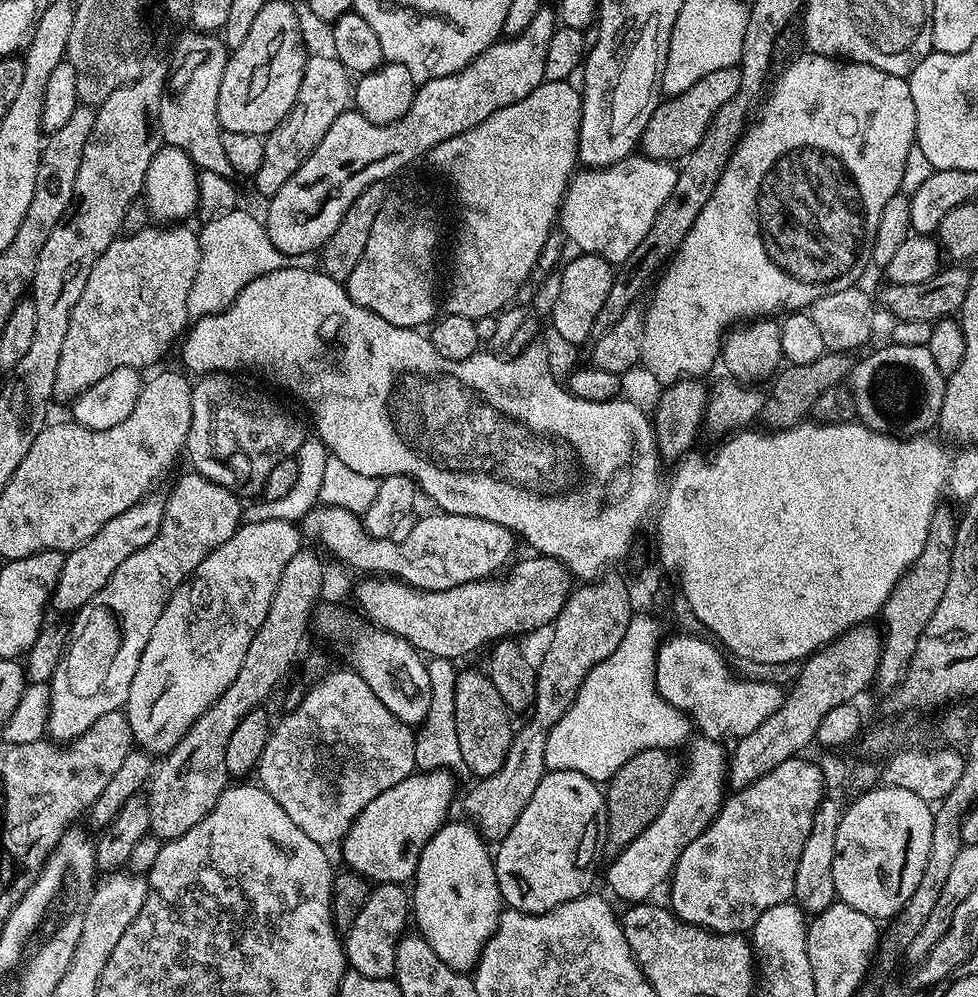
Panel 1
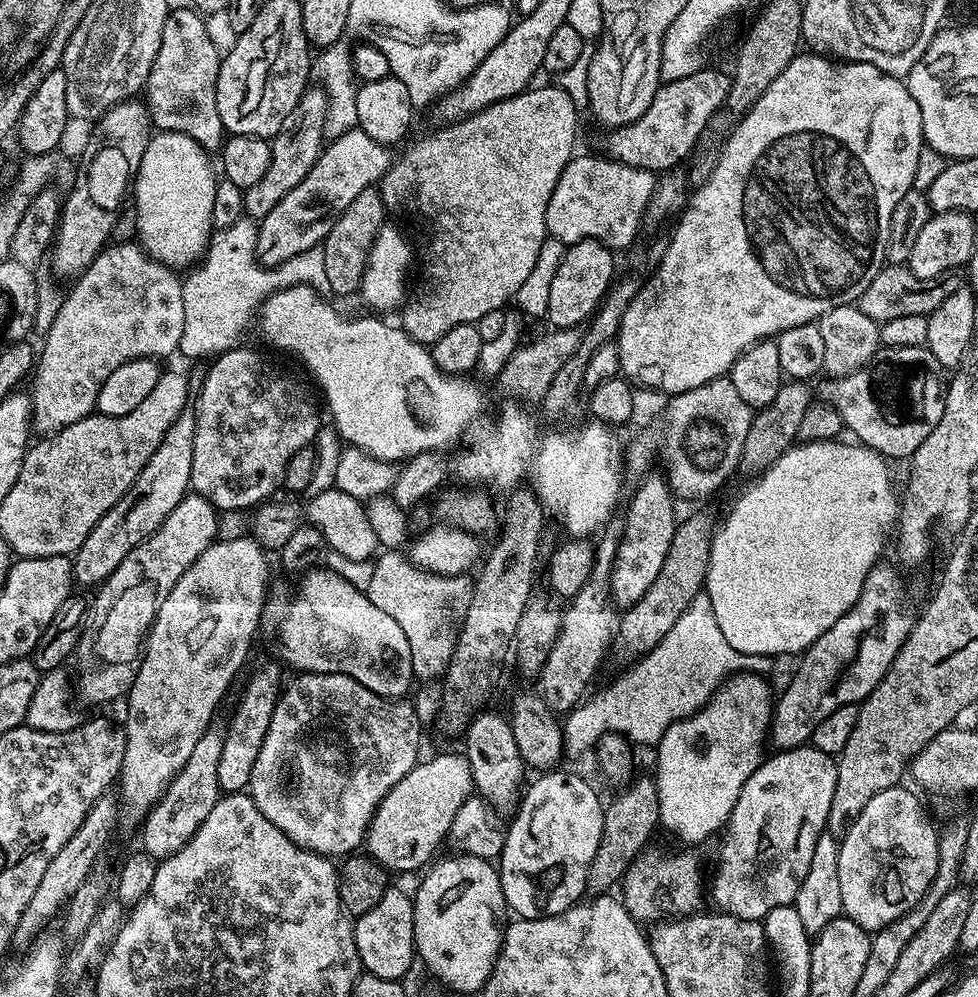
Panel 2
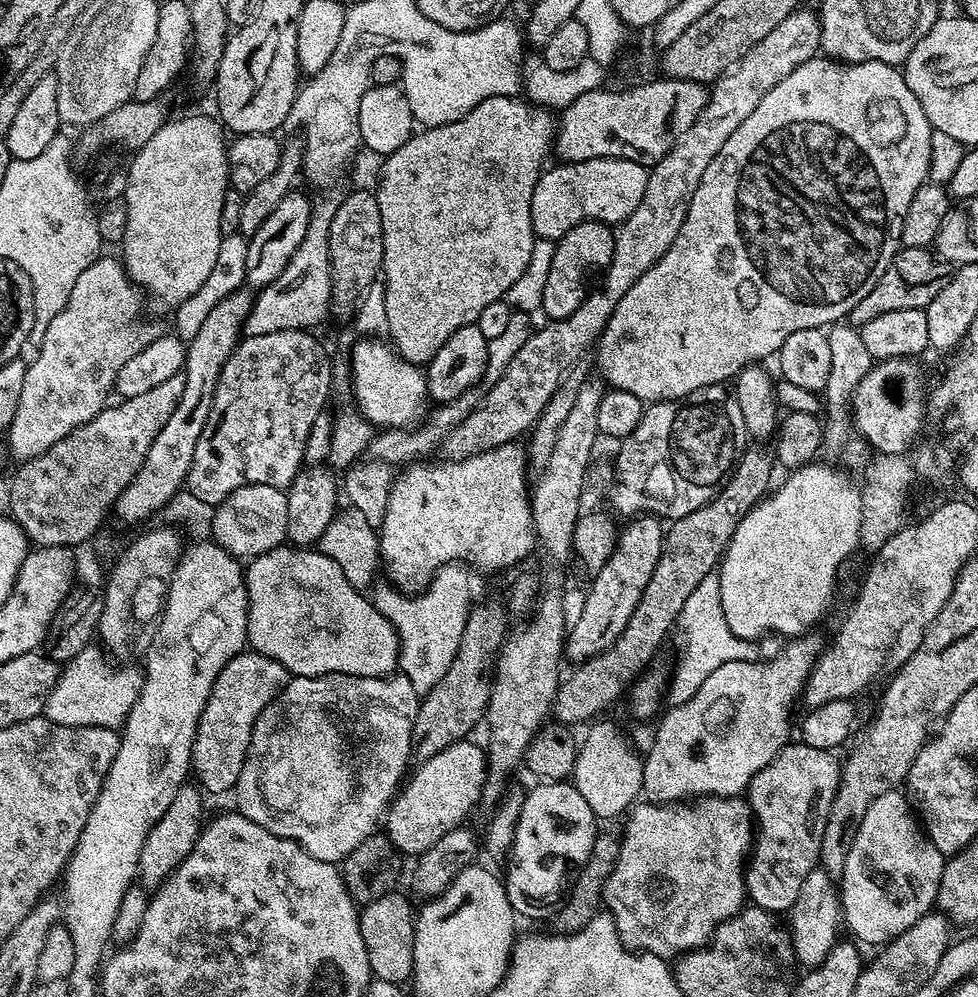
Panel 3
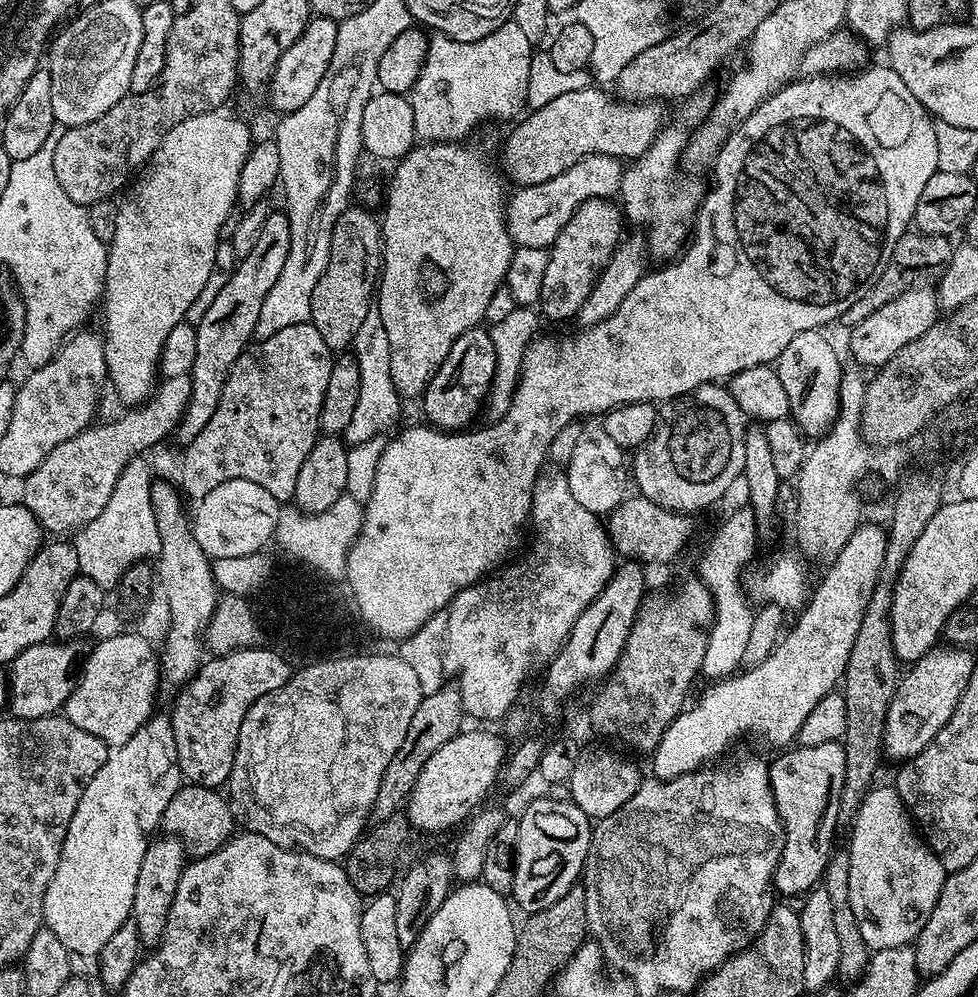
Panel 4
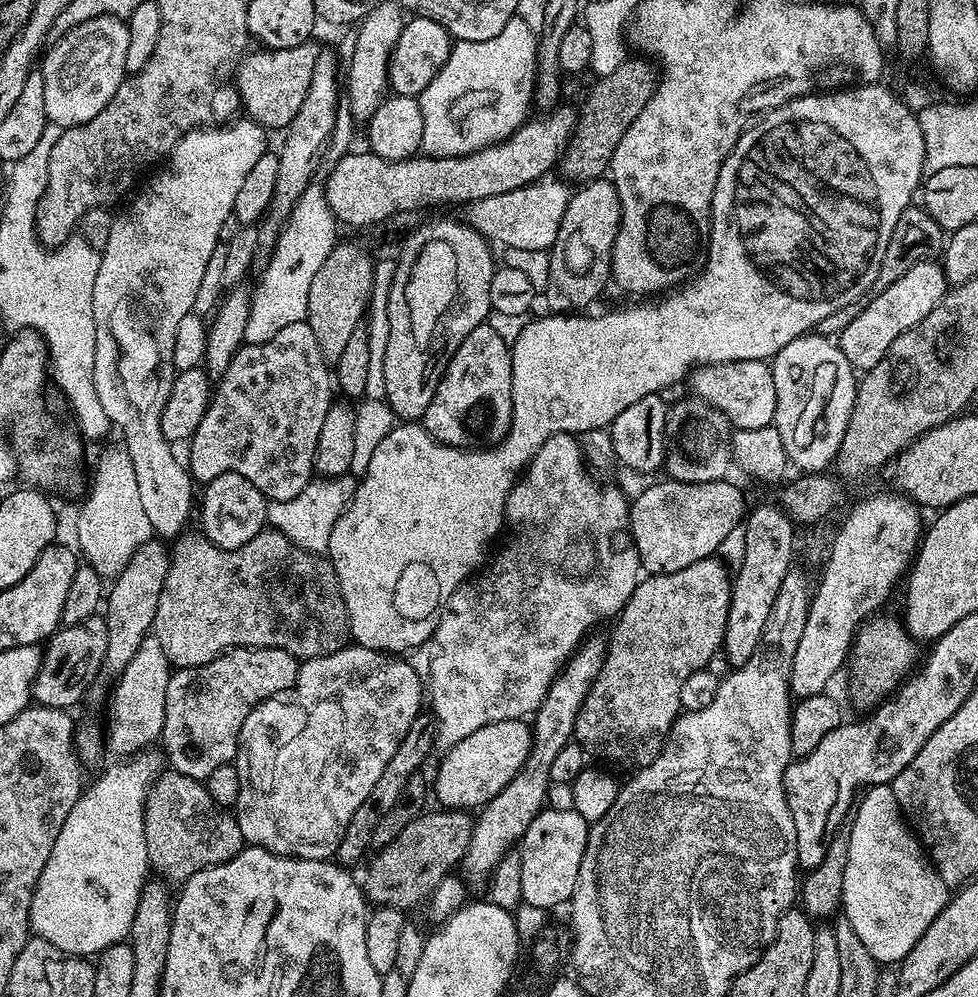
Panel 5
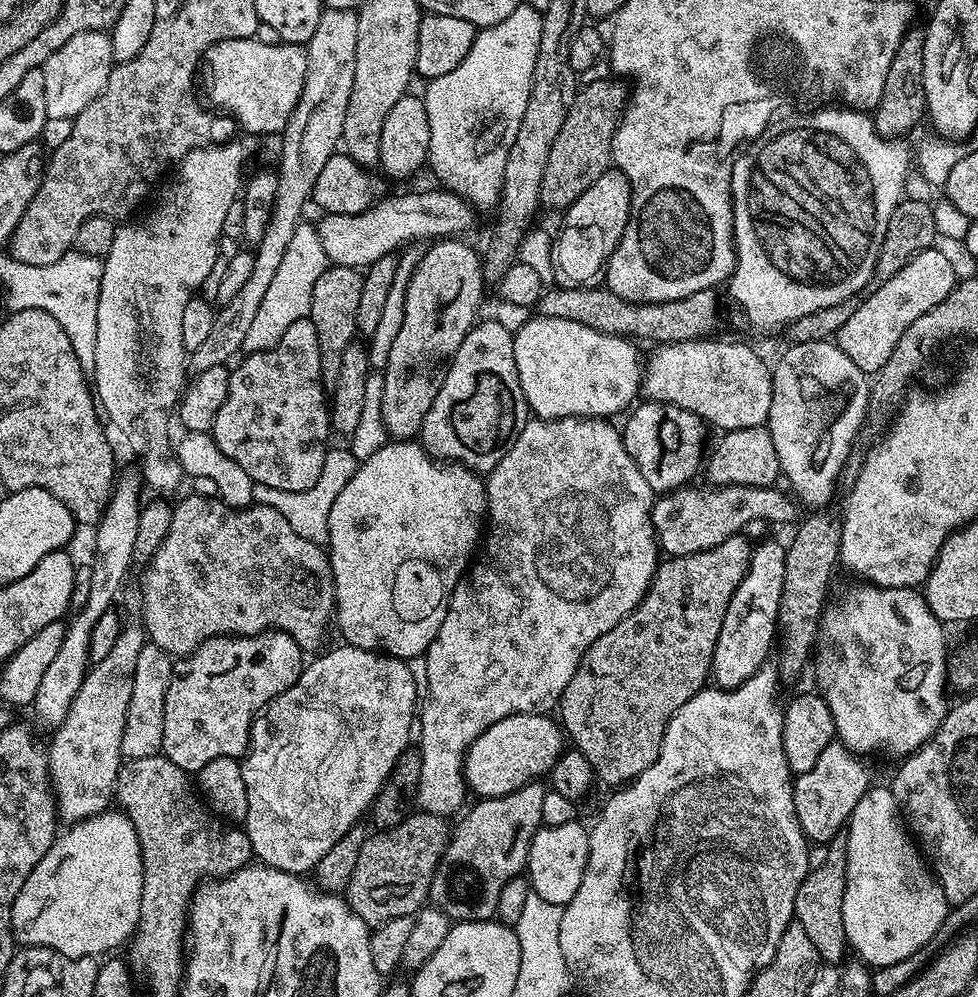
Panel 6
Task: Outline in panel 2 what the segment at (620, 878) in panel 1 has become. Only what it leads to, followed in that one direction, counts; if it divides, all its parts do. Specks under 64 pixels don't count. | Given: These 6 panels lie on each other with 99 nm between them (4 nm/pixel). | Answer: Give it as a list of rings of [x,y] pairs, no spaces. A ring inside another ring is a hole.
[[[737,672],[727,677],[700,711],[674,722],[666,734],[662,734],[659,744],[654,748],[654,779],[658,790],[661,829],[673,832],[678,839],[688,844],[698,844],[727,825],[734,810],[734,802],[738,802],[742,786],[746,786],[746,778],[750,778],[750,774],[754,774],[756,767],[762,763],[764,744],[766,748],[770,736],[774,692],[772,696],[772,688],[764,680],[767,679],[763,675],[754,672]]]

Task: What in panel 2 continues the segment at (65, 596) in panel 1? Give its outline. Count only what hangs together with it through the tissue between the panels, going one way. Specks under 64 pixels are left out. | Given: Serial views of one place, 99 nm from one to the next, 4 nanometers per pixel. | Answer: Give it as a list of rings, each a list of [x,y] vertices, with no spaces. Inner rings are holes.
[[[184,411],[174,422],[174,426],[170,426],[170,430],[166,430],[166,438],[162,438],[158,450],[154,450],[154,454],[150,456],[150,462],[146,462],[146,466],[130,486],[130,490],[126,490],[124,497],[96,523],[94,530],[90,530],[86,542],[82,542],[82,546],[74,554],[72,560],[72,575],[77,585],[103,585],[108,577],[114,574],[114,570],[118,570],[122,558],[126,558],[126,554],[130,554],[130,550],[138,547],[143,540],[150,538],[150,534],[154,534],[158,530],[158,526],[162,526],[162,522],[166,522],[166,518],[170,518],[170,510],[174,510],[174,506],[178,506],[178,502],[182,502],[182,498],[189,495],[192,483],[192,463],[194,462],[195,429],[195,411]]]

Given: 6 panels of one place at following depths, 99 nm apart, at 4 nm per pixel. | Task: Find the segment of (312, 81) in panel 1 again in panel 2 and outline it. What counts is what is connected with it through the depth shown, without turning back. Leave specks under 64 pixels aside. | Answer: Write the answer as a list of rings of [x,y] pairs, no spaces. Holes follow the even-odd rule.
[[[309,86],[305,88],[298,106],[290,110],[290,118],[286,118],[283,130],[271,137],[270,167],[266,174],[262,174],[260,181],[244,189],[244,210],[253,221],[263,220],[270,210],[274,210],[274,206],[278,206],[278,202],[282,202],[282,198],[286,198],[290,190],[294,190],[294,186],[298,186],[298,182],[302,182],[302,178],[306,178],[306,174],[310,174],[314,162],[326,147],[324,123],[327,109],[328,95],[323,87]]]

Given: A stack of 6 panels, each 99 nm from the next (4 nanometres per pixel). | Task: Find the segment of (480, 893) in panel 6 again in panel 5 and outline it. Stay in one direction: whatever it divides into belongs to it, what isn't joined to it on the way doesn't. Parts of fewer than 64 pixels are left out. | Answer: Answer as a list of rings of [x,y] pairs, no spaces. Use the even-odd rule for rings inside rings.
[[[589,634],[581,640],[572,657],[564,663],[560,673],[554,678],[546,698],[542,698],[539,710],[534,713],[531,721],[532,752],[526,758],[522,770],[500,793],[483,808],[479,809],[475,817],[472,836],[469,838],[469,846],[466,849],[462,861],[462,876],[469,885],[483,885],[492,875],[498,863],[507,852],[513,851],[519,845],[524,831],[530,826],[530,822],[545,807],[544,799],[548,796],[548,788],[552,784],[550,778],[550,762],[558,755],[562,746],[573,743],[576,730],[577,712],[584,701],[584,695],[588,692],[598,674],[598,670],[604,661],[604,655],[608,649],[608,641],[602,635]]]

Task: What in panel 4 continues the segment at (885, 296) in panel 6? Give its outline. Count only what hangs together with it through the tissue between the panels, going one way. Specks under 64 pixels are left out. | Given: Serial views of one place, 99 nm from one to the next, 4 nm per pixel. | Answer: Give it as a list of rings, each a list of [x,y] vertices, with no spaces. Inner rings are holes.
[[[928,286],[907,288],[905,292],[898,294],[898,298],[886,302],[886,306],[874,310],[870,318],[858,322],[858,326],[851,328],[847,333],[848,348],[858,363],[865,364],[869,370],[875,370],[890,362],[890,358],[894,358],[894,354],[898,354],[902,346],[926,334],[926,330],[930,330],[930,326],[936,323],[937,319],[938,301],[935,291]]]

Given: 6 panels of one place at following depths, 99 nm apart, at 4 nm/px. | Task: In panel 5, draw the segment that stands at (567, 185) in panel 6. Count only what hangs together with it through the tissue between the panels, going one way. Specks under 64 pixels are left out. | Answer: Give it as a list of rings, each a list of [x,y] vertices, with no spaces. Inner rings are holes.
[[[627,58],[612,74],[599,77],[596,85],[588,92],[584,105],[579,105],[576,117],[576,128],[572,131],[570,142],[558,165],[563,179],[568,182],[587,182],[599,180],[608,172],[610,162],[614,158],[614,150],[618,150],[618,142],[622,142],[622,134],[642,114],[646,102],[656,92],[658,68],[651,59]]]

